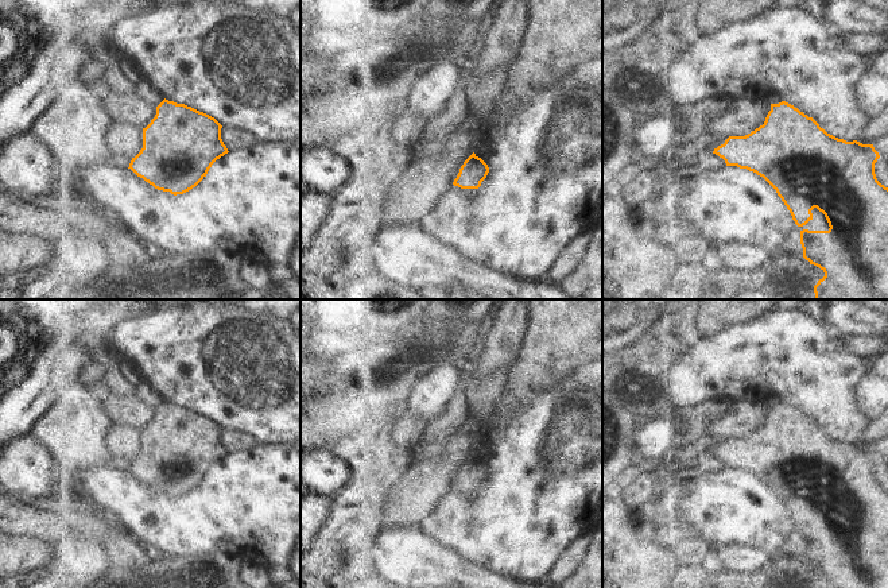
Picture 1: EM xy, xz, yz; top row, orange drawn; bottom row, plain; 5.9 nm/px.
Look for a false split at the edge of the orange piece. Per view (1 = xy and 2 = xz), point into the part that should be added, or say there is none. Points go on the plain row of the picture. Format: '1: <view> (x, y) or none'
1: none
2: none

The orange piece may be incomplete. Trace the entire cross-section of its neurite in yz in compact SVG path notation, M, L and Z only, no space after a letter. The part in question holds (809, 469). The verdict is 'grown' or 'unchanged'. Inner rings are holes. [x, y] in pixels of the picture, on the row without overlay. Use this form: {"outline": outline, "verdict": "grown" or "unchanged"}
{"outline": "M782 403L771 406L763 428L745 438L729 438L713 456L722 460L726 468L763 479L776 492L798 529L813 522L814 510L825 517L830 529L827 533L800 533L803 560L825 575L815 588L888 588L888 490L876 480L875 465L880 457L873 446L838 441L813 419Z", "verdict": "unchanged"}

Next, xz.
{"outline": "M473 454L461 468L453 487L461 491L478 491L488 475L488 467Z", "verdict": "unchanged"}

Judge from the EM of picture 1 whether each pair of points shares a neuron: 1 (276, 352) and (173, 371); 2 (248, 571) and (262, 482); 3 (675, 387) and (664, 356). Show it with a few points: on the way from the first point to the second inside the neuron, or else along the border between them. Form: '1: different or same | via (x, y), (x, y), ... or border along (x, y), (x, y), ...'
1: same | via (251, 358), (198, 358)
2: different | border along (244, 561), (266, 569)
3: same | via (667, 382), (663, 378), (663, 364)

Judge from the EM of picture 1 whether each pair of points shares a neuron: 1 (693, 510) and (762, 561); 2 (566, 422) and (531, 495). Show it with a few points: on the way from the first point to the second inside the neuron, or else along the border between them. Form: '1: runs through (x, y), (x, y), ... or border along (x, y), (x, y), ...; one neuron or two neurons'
1: border along (716, 548), (722, 545), (755, 545), (768, 554); two neurons
2: runs through (566, 440), (566, 455), (543, 478); one neuron

